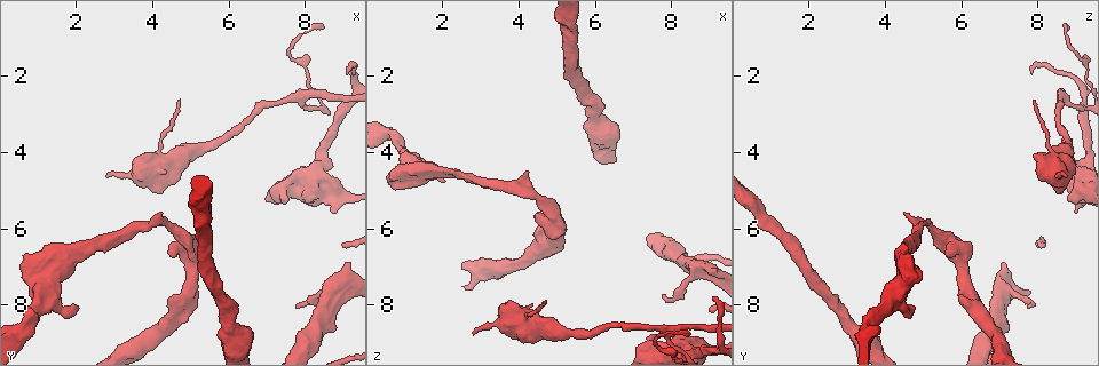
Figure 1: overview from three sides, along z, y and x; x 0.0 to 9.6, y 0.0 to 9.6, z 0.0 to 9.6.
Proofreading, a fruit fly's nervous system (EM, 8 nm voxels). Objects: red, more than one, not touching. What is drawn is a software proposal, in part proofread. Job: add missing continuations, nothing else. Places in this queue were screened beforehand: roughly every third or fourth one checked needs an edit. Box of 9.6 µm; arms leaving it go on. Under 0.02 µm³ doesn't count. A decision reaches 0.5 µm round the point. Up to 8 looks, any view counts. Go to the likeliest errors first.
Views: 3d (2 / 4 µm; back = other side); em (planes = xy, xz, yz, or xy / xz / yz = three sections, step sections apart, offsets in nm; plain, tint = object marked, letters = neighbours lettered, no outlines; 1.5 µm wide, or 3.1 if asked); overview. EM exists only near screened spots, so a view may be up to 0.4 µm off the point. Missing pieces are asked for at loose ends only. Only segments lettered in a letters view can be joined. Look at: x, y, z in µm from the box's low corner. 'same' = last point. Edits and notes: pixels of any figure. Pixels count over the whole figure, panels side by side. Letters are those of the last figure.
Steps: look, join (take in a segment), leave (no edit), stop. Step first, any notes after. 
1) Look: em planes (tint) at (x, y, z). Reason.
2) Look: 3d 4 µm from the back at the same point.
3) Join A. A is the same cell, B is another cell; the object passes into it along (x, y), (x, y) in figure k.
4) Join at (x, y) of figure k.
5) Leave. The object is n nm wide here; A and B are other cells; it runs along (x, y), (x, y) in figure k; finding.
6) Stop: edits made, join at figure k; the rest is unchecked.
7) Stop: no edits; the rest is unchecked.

Look: 3d 2 µm at (2.80, 4.70, 8.80).

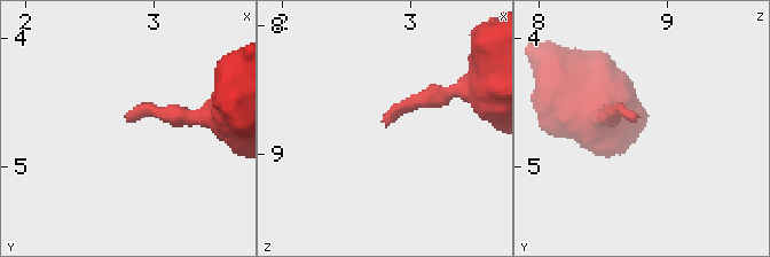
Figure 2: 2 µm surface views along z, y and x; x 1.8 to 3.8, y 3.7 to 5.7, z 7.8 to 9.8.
Look: em planes (letters) at (2.82, 4.62, 8.74). Now the EM.

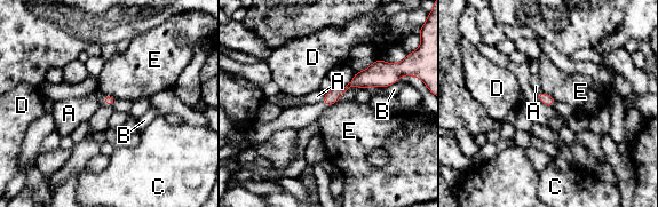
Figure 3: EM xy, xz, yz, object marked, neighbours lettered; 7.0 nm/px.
Leave. The longest contact is with B, 140 nm; A, B, C, D and E are other cells; no lettered segment goes on from it.

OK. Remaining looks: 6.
Look: em yz step 8 (letters) at (8.50, 0.70, 8.80). Long arm stops here.

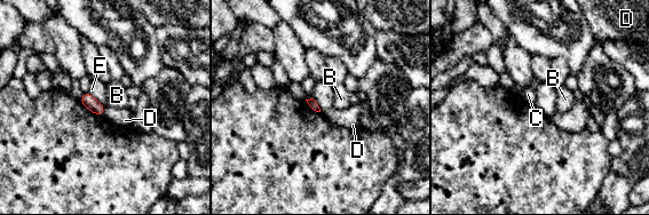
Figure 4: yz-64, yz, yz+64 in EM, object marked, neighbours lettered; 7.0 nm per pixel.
Leave. The object is 60 nm wide here; the longest contact is with E, 140 nm; B, C, D and E are other cells; no lettered segment goes on from it.

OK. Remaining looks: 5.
Look: 3d 4 µm at (2.00, 8.05, 4.70). Branch stops here.

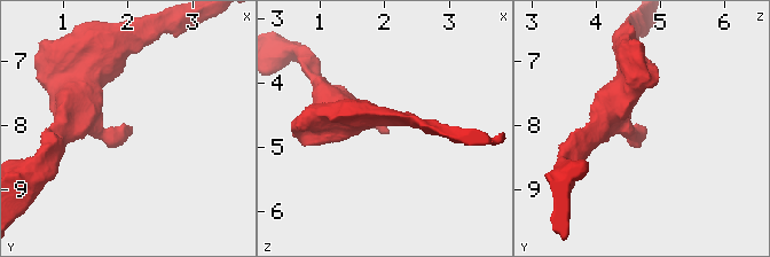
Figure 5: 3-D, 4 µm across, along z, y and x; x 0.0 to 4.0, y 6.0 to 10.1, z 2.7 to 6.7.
Look: em xz step 8 (tint) at (2.05, 8.00, 4.75).

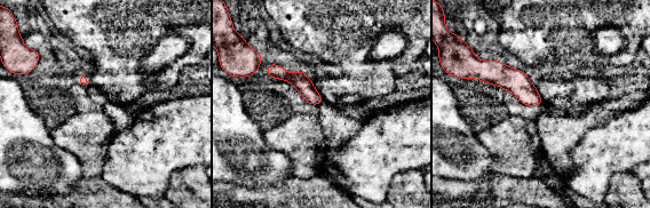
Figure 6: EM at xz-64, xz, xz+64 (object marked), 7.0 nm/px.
Look: em yz step 4 (letters) at the same point.

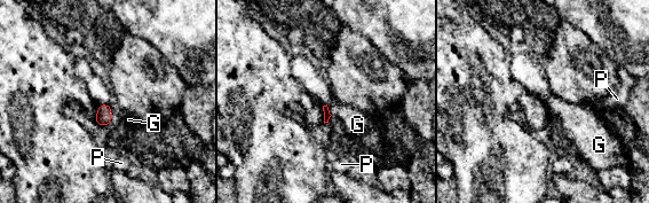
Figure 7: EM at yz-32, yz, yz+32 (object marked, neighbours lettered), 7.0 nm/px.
Leave. G and P are other cells; a border runs along (326, 104), (331, 115) in figure 7; none of them fits.

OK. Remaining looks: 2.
Stop: no edits; the rest is unchecked.

